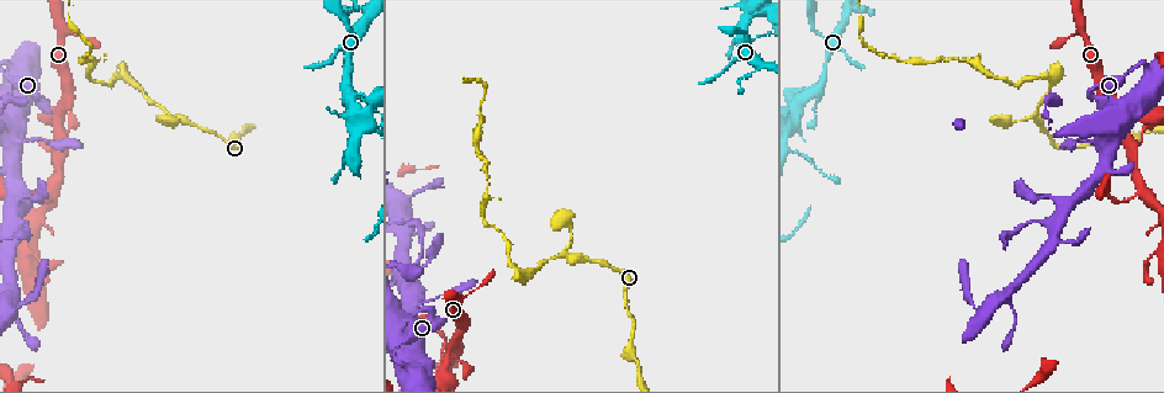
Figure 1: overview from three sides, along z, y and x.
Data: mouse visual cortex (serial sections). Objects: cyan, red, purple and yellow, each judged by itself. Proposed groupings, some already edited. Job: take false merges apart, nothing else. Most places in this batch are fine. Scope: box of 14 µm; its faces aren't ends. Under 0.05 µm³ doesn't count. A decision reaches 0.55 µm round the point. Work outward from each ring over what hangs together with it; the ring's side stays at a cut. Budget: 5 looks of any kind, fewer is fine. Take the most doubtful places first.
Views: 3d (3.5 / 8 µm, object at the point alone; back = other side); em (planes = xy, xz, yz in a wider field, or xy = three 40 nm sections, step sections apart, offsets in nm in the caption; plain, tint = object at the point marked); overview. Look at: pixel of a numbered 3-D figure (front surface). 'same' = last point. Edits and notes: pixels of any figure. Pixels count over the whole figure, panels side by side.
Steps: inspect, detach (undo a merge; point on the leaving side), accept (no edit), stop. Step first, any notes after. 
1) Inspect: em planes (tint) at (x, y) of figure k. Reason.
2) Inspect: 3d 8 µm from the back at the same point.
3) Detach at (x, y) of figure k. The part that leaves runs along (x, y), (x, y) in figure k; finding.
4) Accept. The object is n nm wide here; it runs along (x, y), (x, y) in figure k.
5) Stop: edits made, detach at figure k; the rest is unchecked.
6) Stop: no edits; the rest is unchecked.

Inspect: 3d 3.5 µm at (13, 141) of figure 1. Sharp bend.

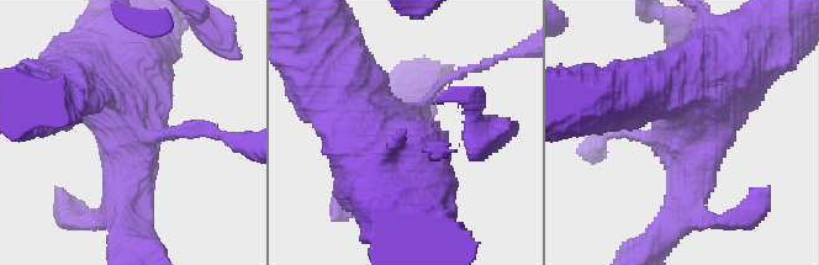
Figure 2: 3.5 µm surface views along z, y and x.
Inspect: em xy step 2 (tint) at (694, 131) of figure 2. Shape alone is not enough.

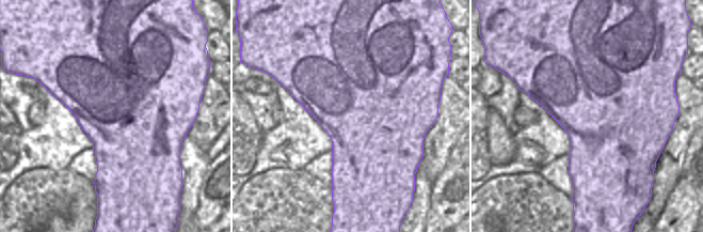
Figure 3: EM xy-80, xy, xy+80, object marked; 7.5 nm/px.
Inspect: em xy step 3 (tint) at the same point.

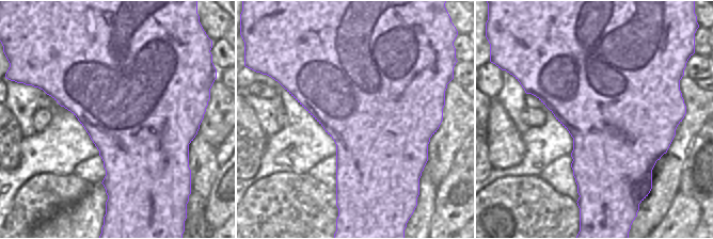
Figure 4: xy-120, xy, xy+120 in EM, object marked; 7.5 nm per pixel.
Accept. The object is 950 nm wide here; it runs along (760, 35), (697, 95), (693, 179) in figure 2; all the same cell.

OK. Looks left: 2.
Inspect: 3d 8 µm at (126, 78) of figure 1. Branch point.

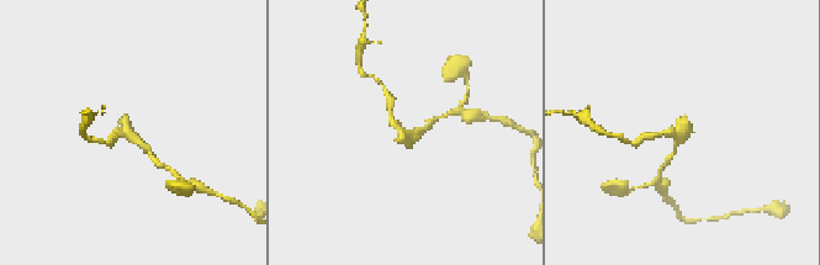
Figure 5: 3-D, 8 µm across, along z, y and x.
Inspect: em planes (tint) at (129, 132) of figure 5. Now the EM.

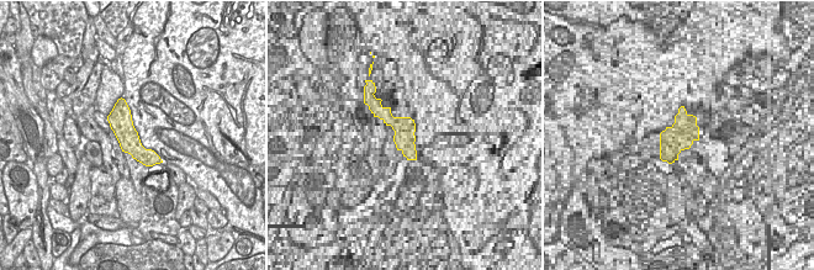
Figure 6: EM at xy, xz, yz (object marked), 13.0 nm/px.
Accept. All the same cell.

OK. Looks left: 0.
Stop: no edits; the rest is unchecked.

